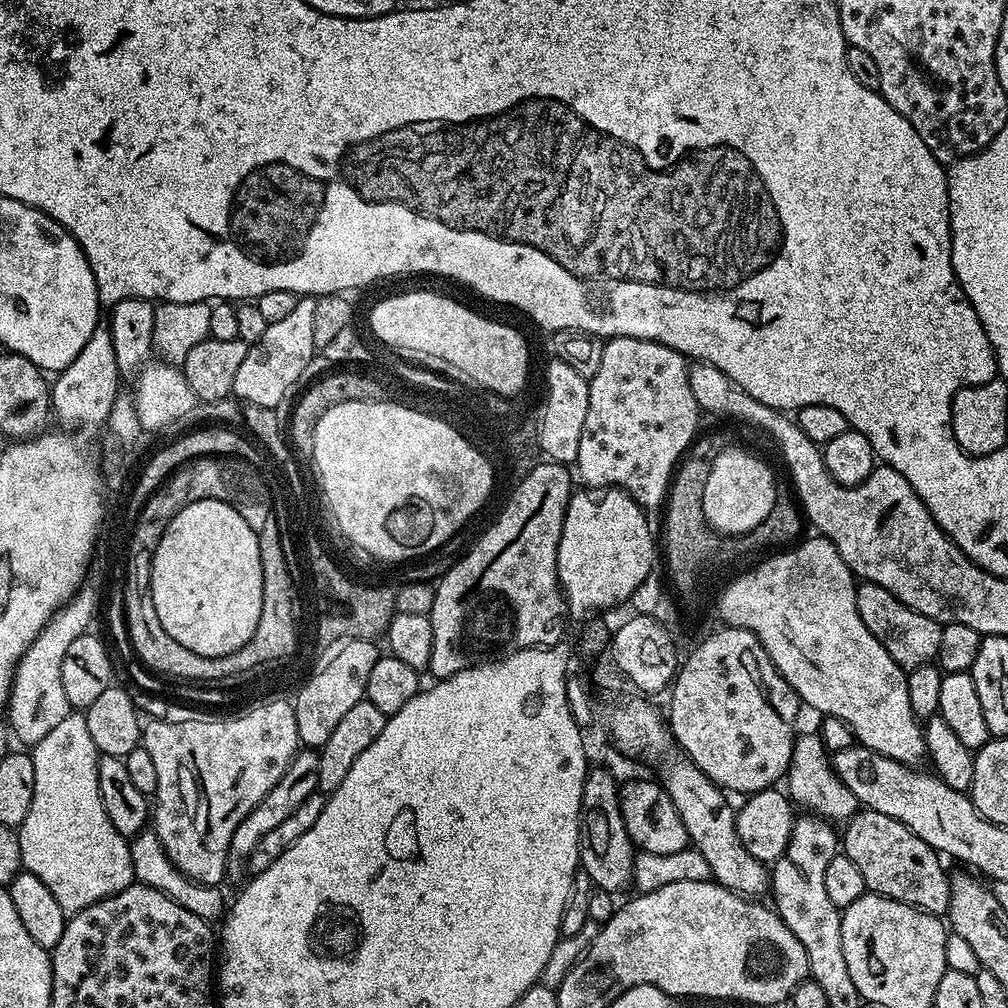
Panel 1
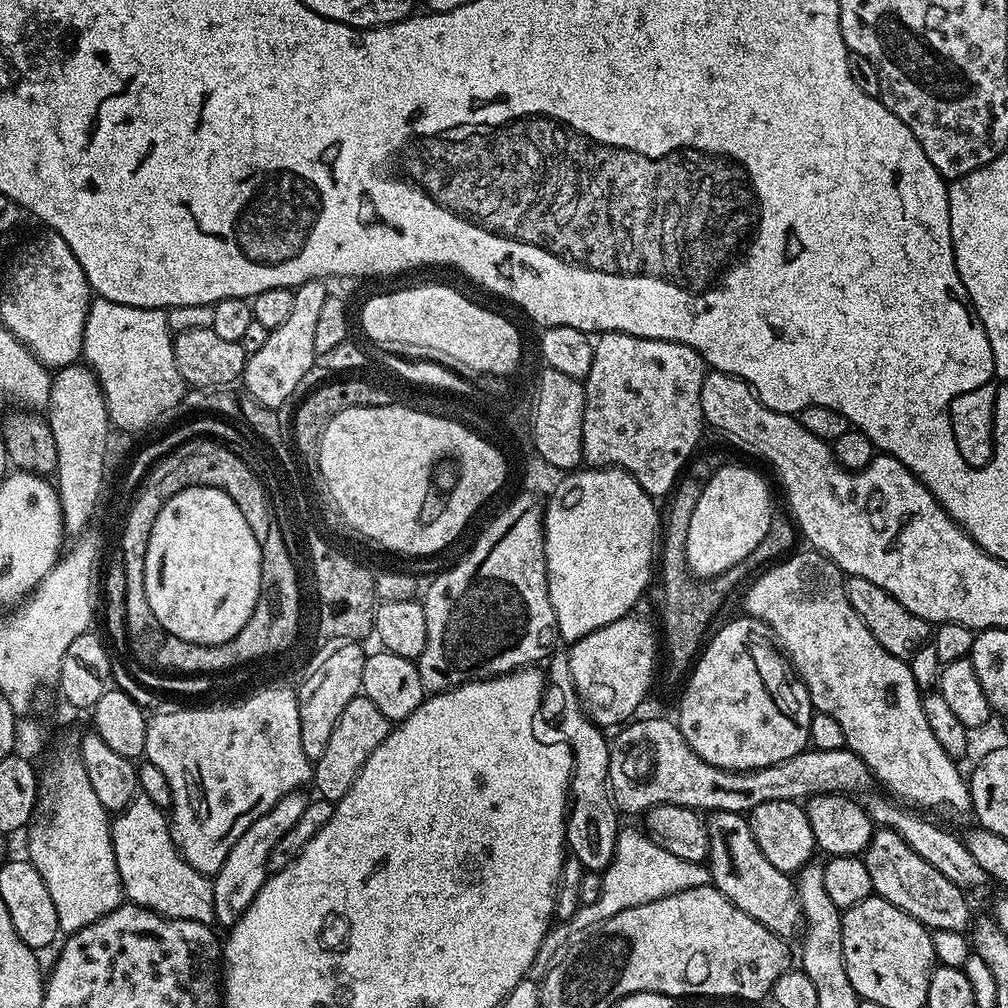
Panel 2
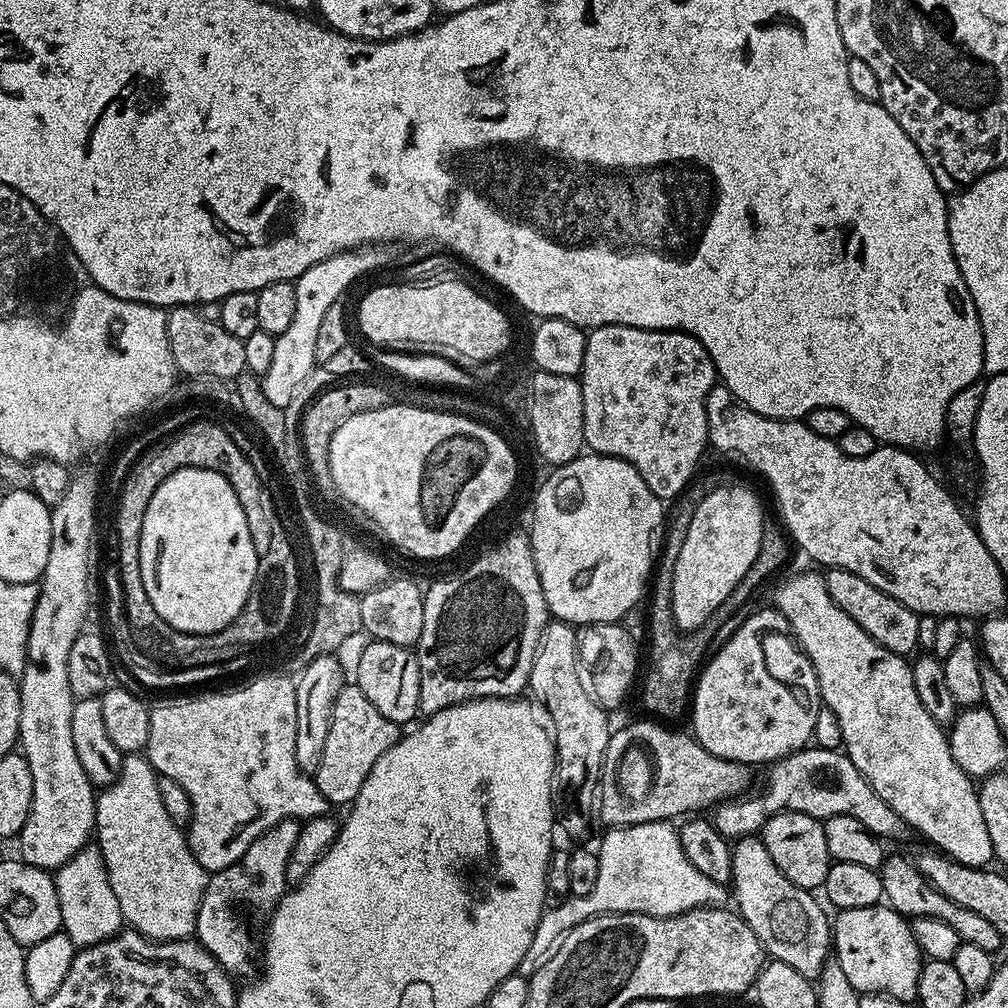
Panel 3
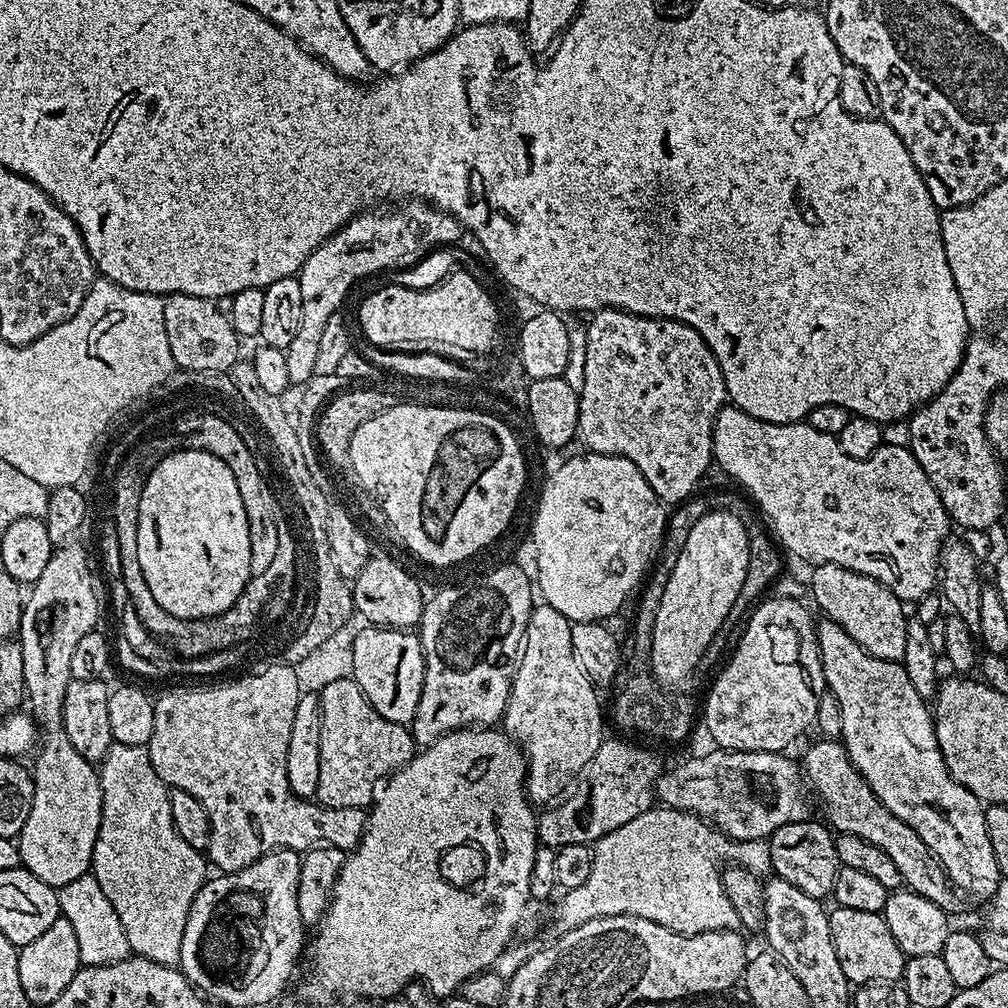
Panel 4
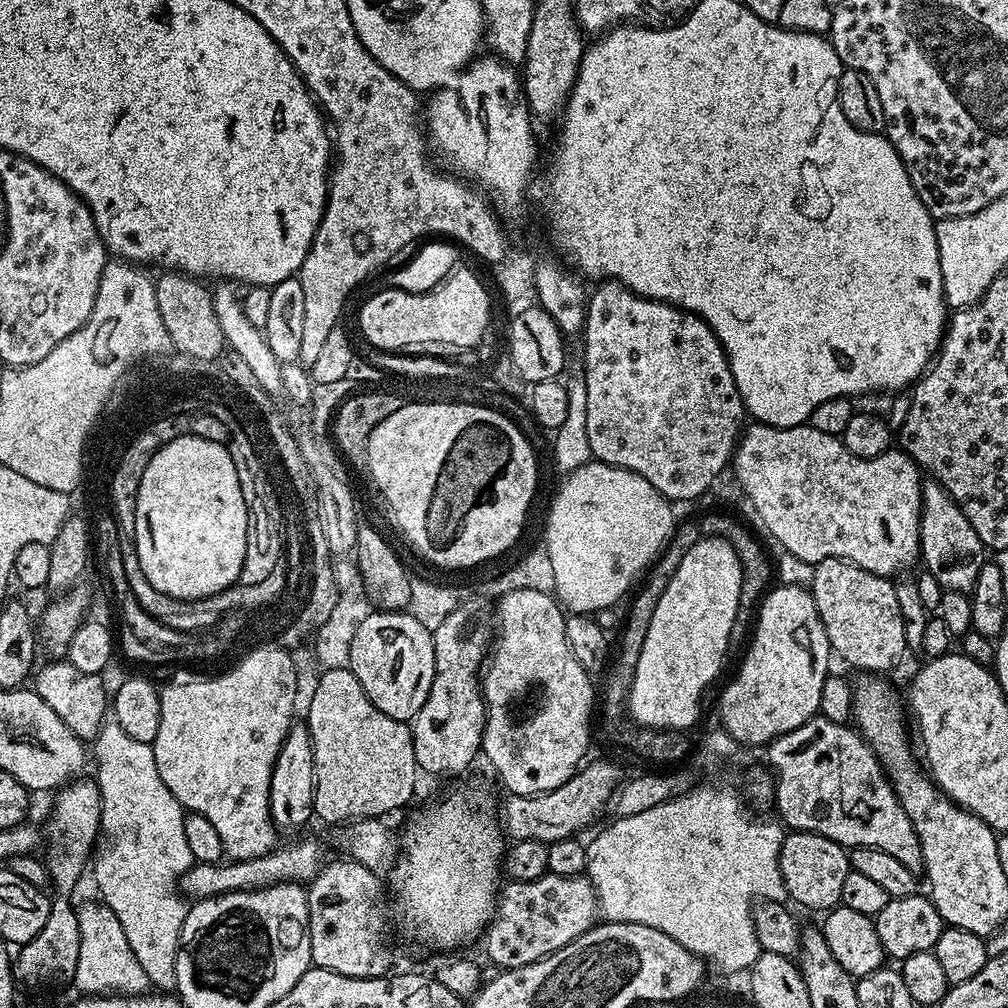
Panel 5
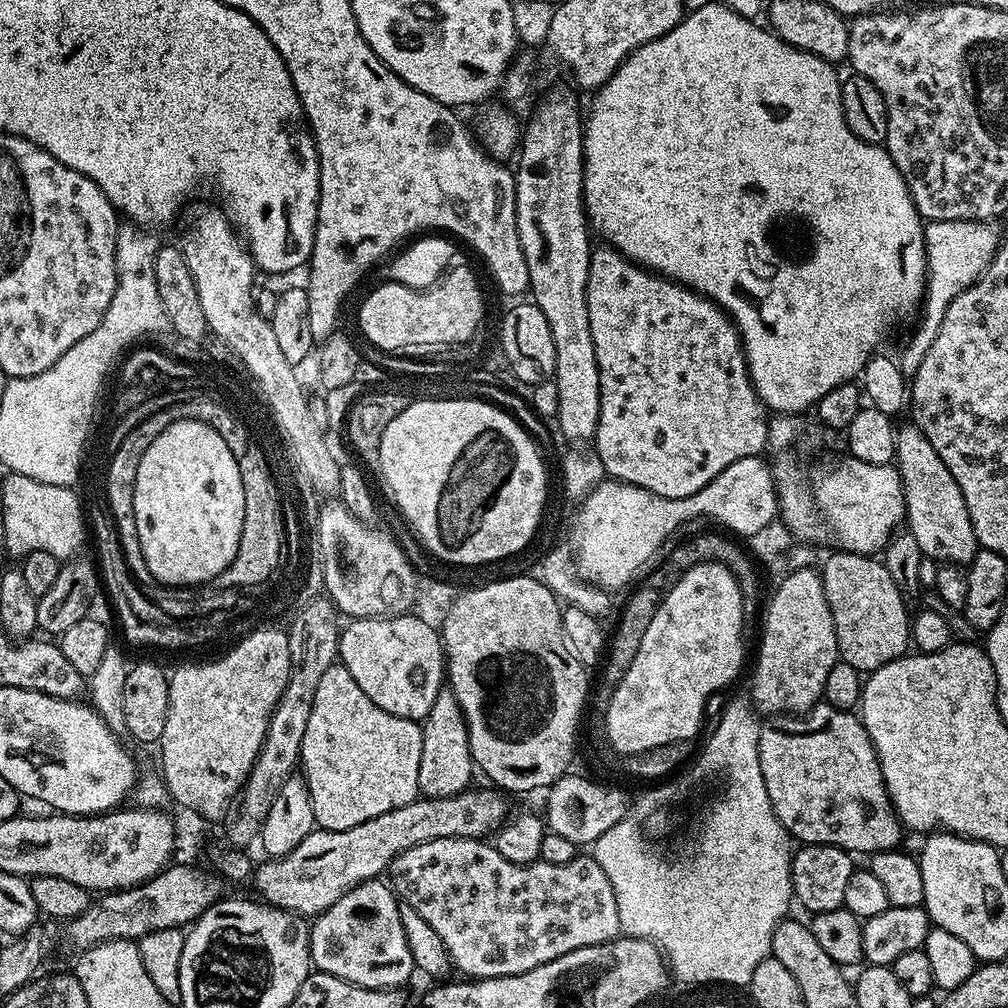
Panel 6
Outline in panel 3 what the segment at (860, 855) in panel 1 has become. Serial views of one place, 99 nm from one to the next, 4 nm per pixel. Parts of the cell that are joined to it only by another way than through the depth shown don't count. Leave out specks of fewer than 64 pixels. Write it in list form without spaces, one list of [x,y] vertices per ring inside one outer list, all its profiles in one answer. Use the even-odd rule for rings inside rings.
[[[889,855],[880,865],[878,871],[882,878],[884,900],[888,907],[899,912],[901,916],[905,918],[931,916],[934,919],[940,919],[951,929],[957,931],[963,943],[970,946],[979,946],[980,949],[993,954],[999,953],[1002,939],[998,930],[990,922],[986,922],[986,919],[982,918],[980,914],[975,913],[974,910],[966,910],[962,906],[950,902],[950,898],[946,898],[938,890],[934,890],[909,857],[907,860],[904,856]]]

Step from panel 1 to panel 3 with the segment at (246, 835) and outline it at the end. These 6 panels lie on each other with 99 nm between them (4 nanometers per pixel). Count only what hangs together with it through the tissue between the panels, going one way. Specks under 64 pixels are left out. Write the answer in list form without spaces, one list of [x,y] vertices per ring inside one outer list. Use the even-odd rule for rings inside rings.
[[[298,820],[278,821],[270,830],[266,830],[261,836],[254,838],[254,842],[250,842],[246,854],[242,854],[242,858],[238,858],[238,862],[226,866],[220,872],[213,872],[208,877],[208,885],[202,894],[202,902],[198,908],[194,936],[204,949],[223,966],[225,973],[233,978],[253,975],[253,973],[251,974],[252,959],[255,956],[257,959],[258,956],[258,936],[256,940],[255,934],[252,932],[258,931],[259,928],[261,931],[267,925],[272,911],[276,909],[276,905],[280,903],[289,887],[286,866],[290,862],[294,842],[298,842],[301,827],[301,821]]]

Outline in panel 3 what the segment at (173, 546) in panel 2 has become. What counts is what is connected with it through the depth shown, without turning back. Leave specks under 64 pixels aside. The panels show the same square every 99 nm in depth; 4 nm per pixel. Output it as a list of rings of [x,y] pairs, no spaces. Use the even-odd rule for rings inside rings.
[[[183,468],[170,474],[170,478],[162,481],[154,490],[154,498],[150,498],[150,506],[146,506],[146,514],[142,518],[140,565],[142,566],[142,586],[146,586],[150,606],[158,610],[162,622],[174,626],[174,630],[195,636],[213,636],[215,632],[220,632],[226,626],[230,626],[230,622],[238,618],[242,606],[246,606],[246,598],[250,598],[250,590],[258,574],[258,554],[254,550],[254,538],[250,538],[250,526],[246,522],[246,514],[242,514],[242,502],[238,502],[238,494],[234,494],[234,486],[230,486],[230,482],[226,482],[226,478],[214,470]]]

